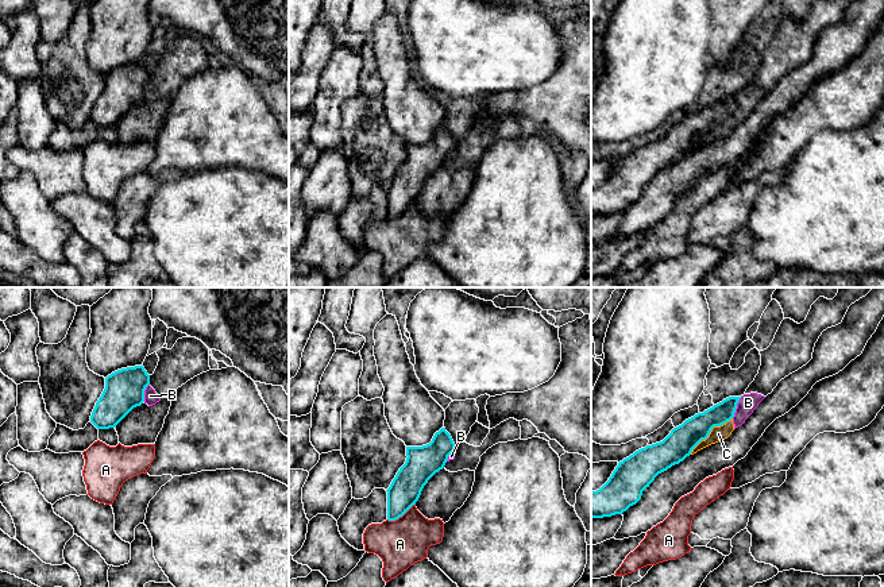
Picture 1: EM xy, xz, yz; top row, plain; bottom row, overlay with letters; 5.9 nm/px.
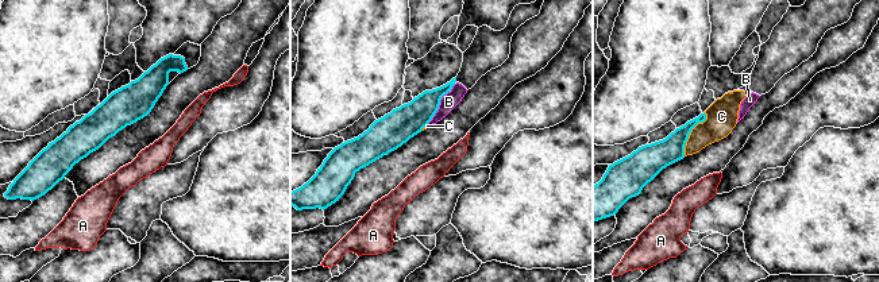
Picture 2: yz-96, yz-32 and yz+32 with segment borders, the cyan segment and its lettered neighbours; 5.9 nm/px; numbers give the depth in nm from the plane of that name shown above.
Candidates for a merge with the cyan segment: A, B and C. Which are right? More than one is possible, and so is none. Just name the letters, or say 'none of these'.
none of these

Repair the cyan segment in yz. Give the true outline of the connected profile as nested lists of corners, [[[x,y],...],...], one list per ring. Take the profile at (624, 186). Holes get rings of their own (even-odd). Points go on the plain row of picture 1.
[[[729,94],[673,125],[660,140],[646,143],[618,161],[609,178],[591,189],[591,216],[622,212],[636,202],[655,175],[683,159],[714,124],[734,115],[741,94]]]

